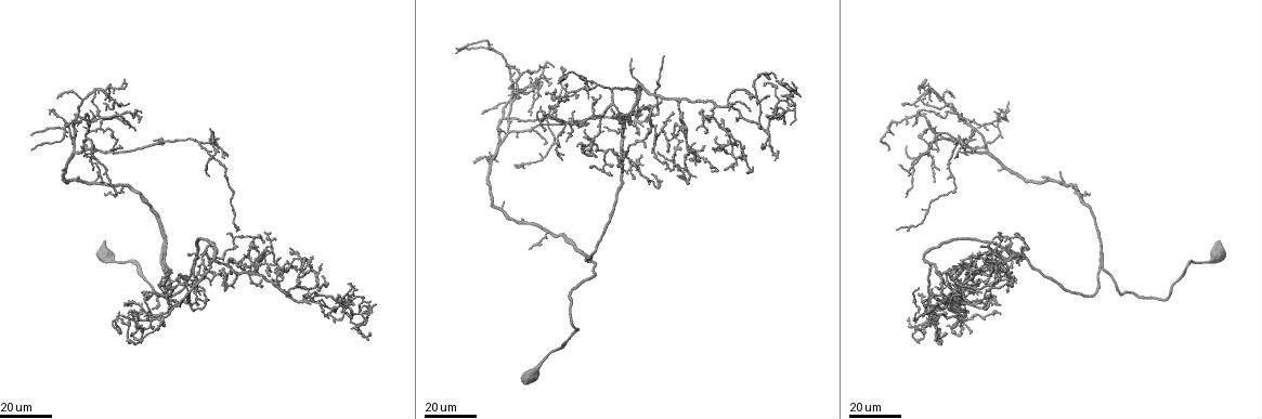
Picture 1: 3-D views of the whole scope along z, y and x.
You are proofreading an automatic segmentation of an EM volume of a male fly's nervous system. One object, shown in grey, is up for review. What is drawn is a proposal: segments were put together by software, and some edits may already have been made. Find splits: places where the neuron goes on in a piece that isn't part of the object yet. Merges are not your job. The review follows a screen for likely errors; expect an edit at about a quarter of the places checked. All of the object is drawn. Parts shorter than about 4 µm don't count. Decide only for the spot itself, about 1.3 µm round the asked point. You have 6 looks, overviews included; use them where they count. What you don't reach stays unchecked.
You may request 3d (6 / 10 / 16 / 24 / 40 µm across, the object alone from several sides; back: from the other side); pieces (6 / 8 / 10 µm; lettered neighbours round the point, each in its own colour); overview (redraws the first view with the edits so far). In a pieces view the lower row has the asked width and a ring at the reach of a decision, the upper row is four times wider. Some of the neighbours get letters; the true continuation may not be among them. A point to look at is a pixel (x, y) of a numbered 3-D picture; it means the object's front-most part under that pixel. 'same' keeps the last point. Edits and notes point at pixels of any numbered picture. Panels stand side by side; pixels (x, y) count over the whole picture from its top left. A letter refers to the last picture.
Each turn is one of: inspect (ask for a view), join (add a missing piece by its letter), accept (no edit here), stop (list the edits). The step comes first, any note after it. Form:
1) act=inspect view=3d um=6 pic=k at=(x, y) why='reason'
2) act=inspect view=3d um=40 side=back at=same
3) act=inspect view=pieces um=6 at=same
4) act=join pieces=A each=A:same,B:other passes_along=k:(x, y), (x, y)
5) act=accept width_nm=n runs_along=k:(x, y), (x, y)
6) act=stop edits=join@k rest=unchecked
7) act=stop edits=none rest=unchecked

act=inspect view=3d um=24 pic=1 at=(652, 175) why='end of a long branch'

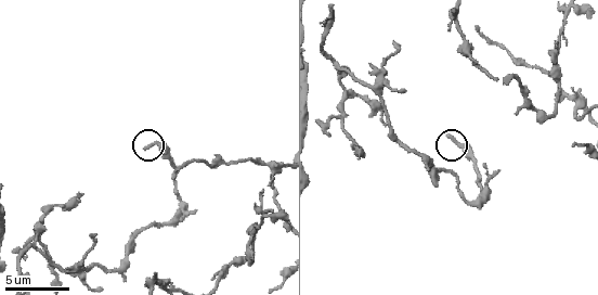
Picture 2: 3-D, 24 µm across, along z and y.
act=inspect view=pieces um=8 pic=2 at=(451, 138) why='what lies round it'

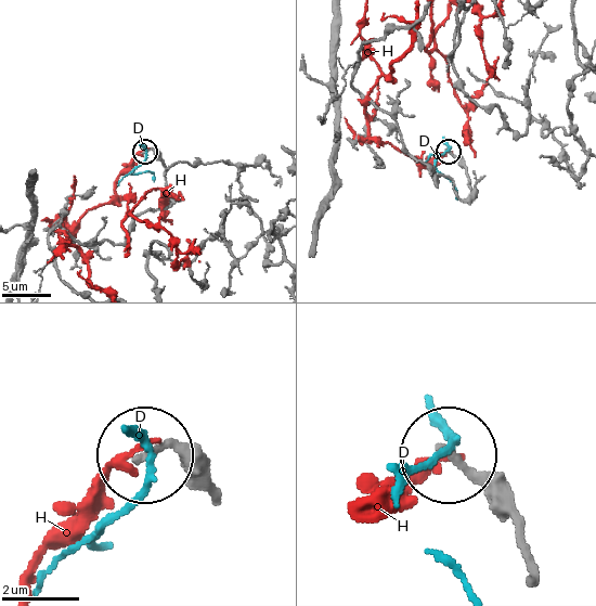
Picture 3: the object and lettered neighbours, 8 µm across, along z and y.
act=accept each=D:other,H:other found='none of them fits'

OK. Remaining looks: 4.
act=inspect view=3d um=24 pic=1 at=(602, 171) why='free end'

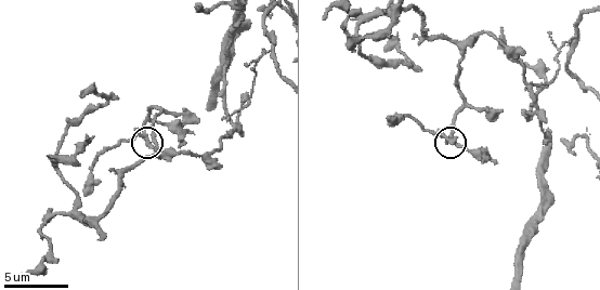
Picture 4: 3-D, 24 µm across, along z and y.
act=inspect view=pieces um=6 pic=4 at=(149, 145) why='what lies round it'

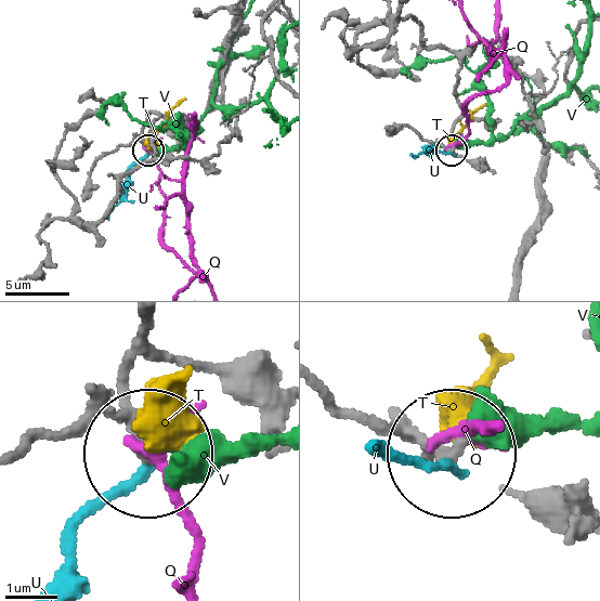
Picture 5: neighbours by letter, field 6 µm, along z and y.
act=accept each=Q:other,T:other,U:other,V:other found='no lettered piece goes on from it'

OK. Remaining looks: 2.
act=inspect view=3d um=24 pic=1 at=(933, 288) why='free end'

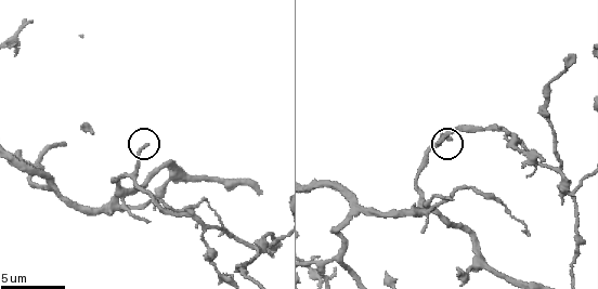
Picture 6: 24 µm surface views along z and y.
act=inspect view=pieces um=10 pic=6 at=(448, 138)

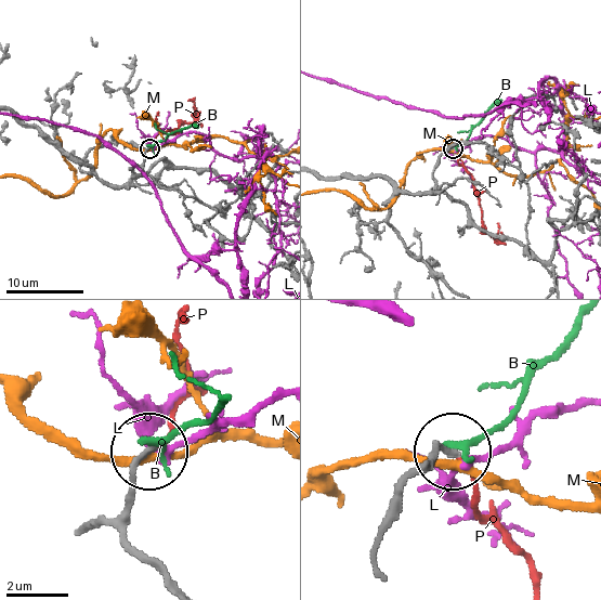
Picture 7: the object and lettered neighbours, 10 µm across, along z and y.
act=join pieces=P width_nm=170 each=B:other,L:other,M:other,P:same passes_along=7:(406, 483), (434, 447), (456, 452), (477, 509), (531, 578) found='it goes on there'

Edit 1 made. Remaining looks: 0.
act=stop edits=join@7 rest=unchecked

